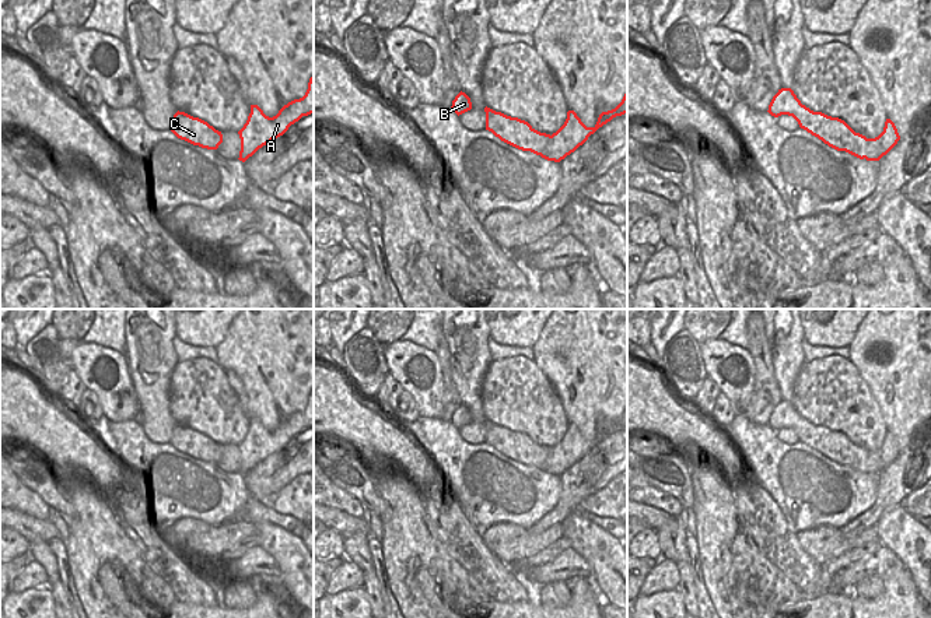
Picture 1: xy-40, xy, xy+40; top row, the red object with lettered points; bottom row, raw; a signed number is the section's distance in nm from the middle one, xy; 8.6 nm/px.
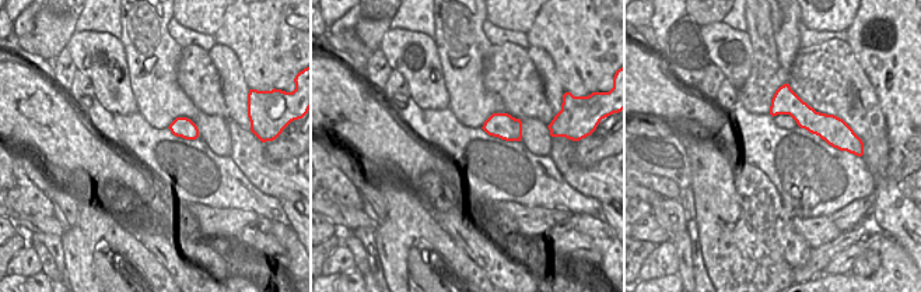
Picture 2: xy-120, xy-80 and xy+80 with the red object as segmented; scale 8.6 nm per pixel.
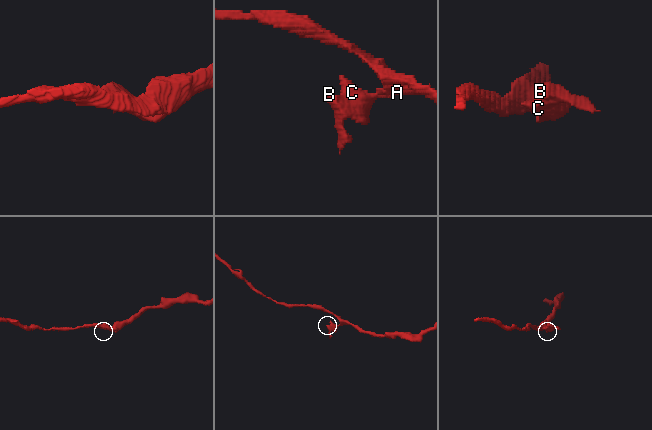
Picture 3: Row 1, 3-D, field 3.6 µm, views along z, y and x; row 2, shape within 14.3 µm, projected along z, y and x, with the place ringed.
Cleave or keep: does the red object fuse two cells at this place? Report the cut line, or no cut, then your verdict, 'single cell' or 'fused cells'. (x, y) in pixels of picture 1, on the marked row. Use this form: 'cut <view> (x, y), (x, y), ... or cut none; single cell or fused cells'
cut xy (550, 136), (549, 144), (541, 155); fused cells

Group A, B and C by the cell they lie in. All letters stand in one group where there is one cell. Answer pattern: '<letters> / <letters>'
A / B C

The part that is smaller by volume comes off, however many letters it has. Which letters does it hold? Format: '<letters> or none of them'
B, C.

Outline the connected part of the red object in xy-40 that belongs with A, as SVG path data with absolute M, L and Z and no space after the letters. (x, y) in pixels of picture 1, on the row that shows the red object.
M314 76L305 95L284 105L273 117L266 116L258 105L251 105L248 120L238 131L241 138L238 159L245 162L259 148L283 136L291 124L311 113L314 113Z

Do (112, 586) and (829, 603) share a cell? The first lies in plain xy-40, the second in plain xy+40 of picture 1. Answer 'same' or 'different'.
same

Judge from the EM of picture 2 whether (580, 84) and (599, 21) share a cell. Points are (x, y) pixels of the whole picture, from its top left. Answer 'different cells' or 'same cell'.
same cell

